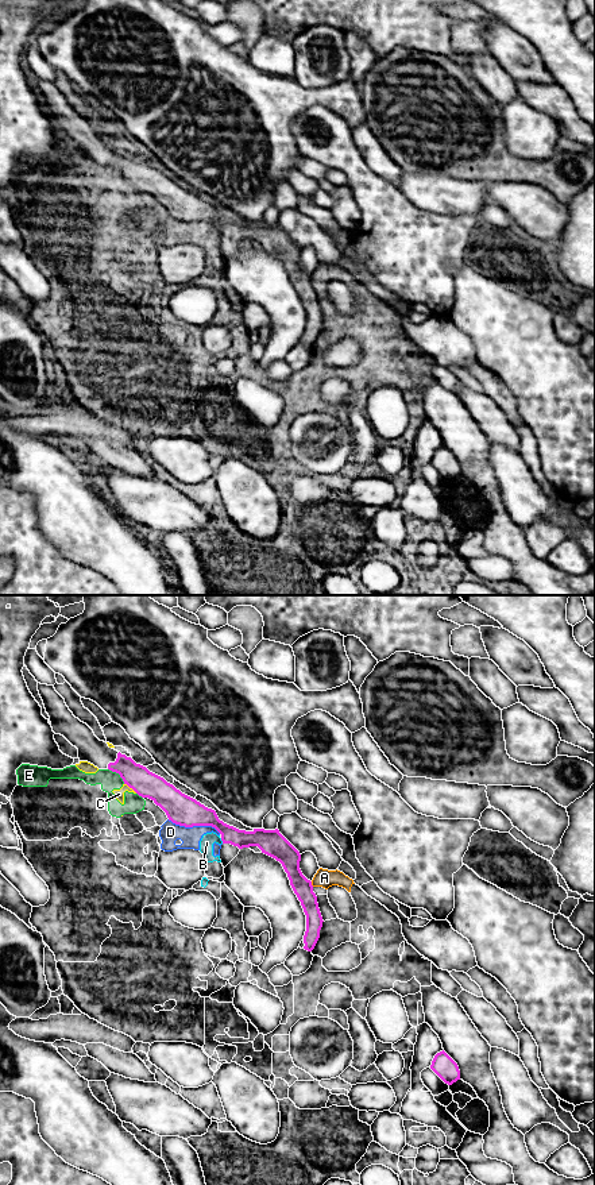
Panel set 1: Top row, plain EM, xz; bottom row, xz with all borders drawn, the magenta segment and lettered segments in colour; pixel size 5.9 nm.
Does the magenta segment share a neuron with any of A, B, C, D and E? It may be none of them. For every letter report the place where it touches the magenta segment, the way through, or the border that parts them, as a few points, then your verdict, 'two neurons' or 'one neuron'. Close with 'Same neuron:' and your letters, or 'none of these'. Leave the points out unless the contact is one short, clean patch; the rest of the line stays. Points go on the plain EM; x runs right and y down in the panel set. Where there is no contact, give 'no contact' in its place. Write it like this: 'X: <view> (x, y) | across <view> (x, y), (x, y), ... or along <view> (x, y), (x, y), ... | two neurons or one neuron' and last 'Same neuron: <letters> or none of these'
A: xz (310, 280) | along xz (310, 277), (313, 281) | two neurons
B: xz (221, 235) | along xz (220, 234), (223, 238) | two neurons
C: xz (131, 182) | along xz (124, 178), (136, 188) | two neurons
D: xz (194, 220) | along xz (167, 215), (185, 222), (213, 222), (220, 228) | two neurons
E: xz (118, 168) | along xz (108, 163), (115, 166), (124, 178) | two neurons
Same neuron: none of these

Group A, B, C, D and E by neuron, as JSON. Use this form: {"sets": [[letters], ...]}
{"sets": [["A", "B", "C", "D", "E"]]}

